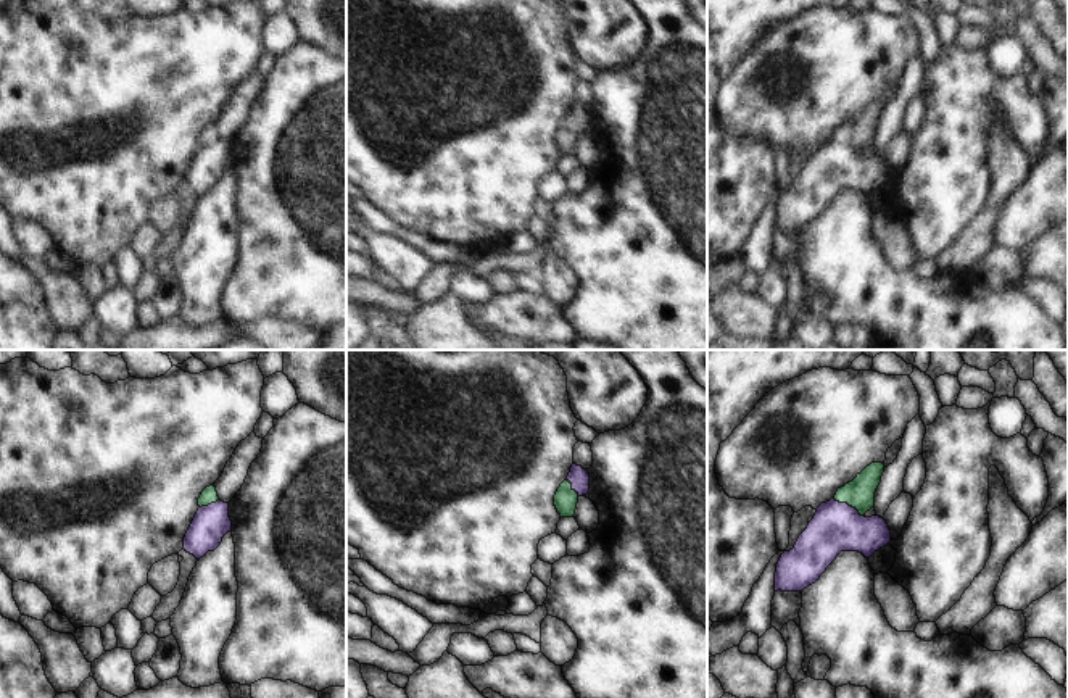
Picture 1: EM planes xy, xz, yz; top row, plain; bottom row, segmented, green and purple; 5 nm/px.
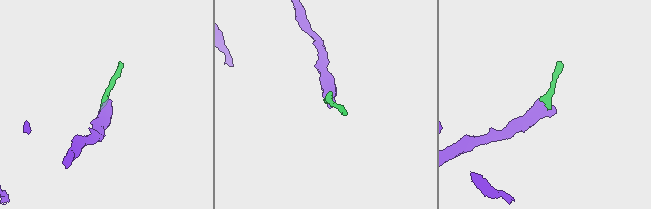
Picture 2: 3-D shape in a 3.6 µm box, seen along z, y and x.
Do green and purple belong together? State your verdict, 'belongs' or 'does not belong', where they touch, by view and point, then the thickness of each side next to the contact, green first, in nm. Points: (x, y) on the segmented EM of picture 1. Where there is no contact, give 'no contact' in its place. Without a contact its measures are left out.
does not belong | yz (848, 503) | 150/240 nm

